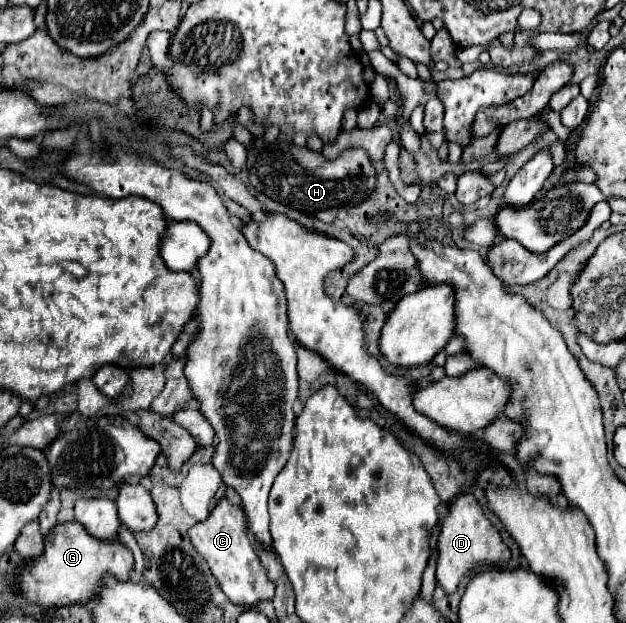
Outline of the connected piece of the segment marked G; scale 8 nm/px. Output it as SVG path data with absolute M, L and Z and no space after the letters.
M72 521L54 525L54 529L44 537L44 553L42 557L30 561L30 567L26 565L20 571L18 589L40 607L82 605L100 595L104 575L112 575L116 581L130 581L132 567L132 551L122 541L100 541L90 537L84 525Z

